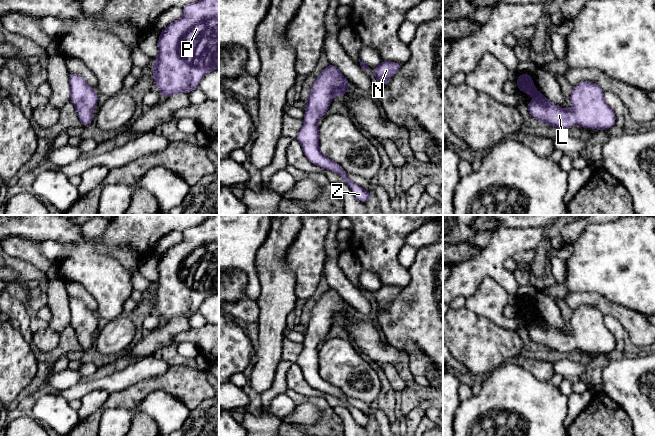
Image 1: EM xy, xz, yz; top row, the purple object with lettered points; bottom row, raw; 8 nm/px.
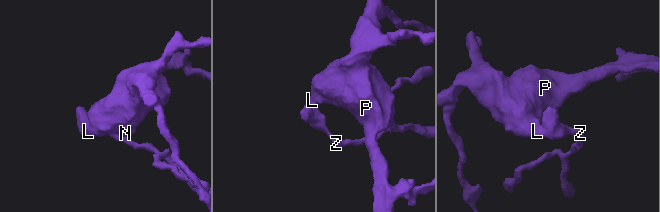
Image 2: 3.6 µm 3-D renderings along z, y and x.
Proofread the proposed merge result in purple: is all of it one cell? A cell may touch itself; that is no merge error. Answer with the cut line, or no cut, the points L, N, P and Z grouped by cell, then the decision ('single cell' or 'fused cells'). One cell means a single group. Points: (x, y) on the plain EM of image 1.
cut none; groups L N P Z; single cell

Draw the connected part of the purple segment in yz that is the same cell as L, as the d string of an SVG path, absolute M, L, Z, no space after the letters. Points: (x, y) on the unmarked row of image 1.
M519 298L516 309L518 314L536 323L526 330L530 339L541 347L559 353L568 353L575 348L597 354L607 354L615 350L617 340L606 328L604 315L594 306L582 305L573 311L570 319L571 335L557 330L538 315L531 298Z

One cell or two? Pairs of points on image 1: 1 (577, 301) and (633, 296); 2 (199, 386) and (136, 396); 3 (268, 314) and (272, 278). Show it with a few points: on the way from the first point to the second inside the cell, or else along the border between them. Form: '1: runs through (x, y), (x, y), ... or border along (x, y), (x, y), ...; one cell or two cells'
1: border along (583, 292), (598, 293), (612, 302), (627, 308); two cells
2: runs through (183, 384), (152, 384); one cell
3: runs through (272, 305), (272, 287); one cell

